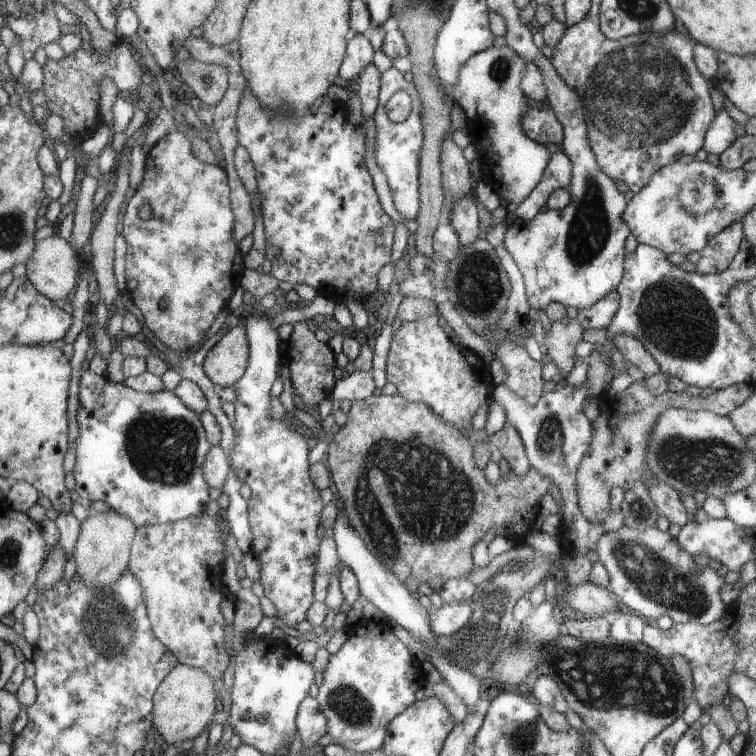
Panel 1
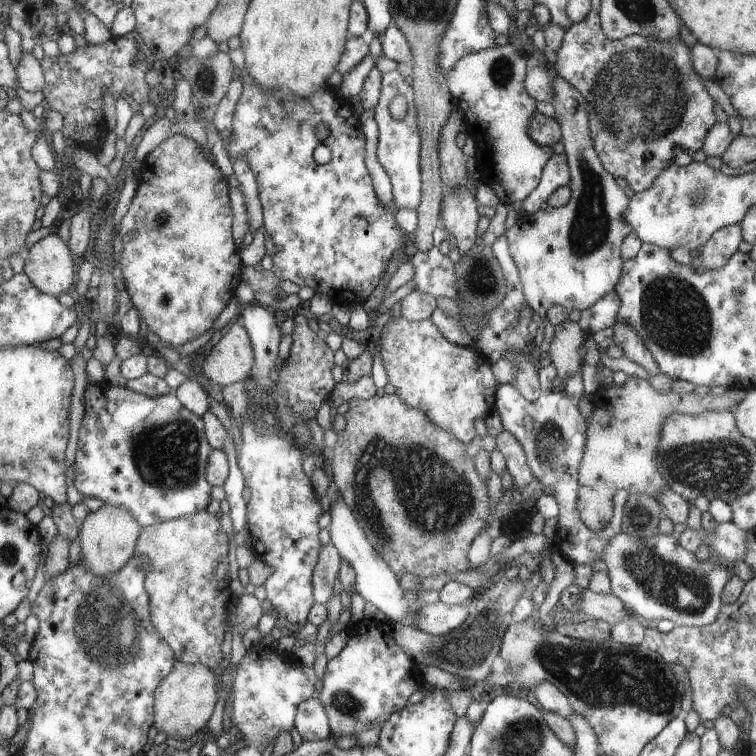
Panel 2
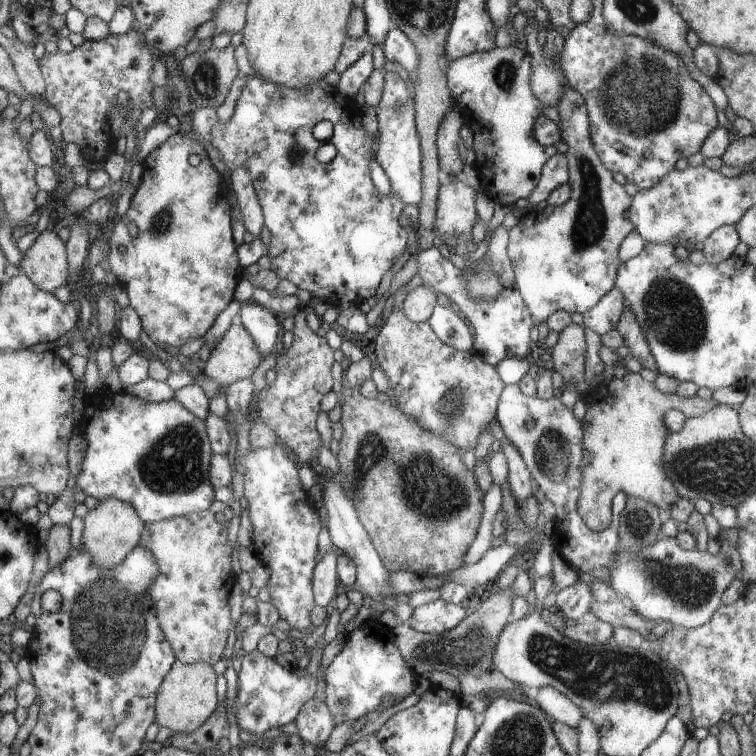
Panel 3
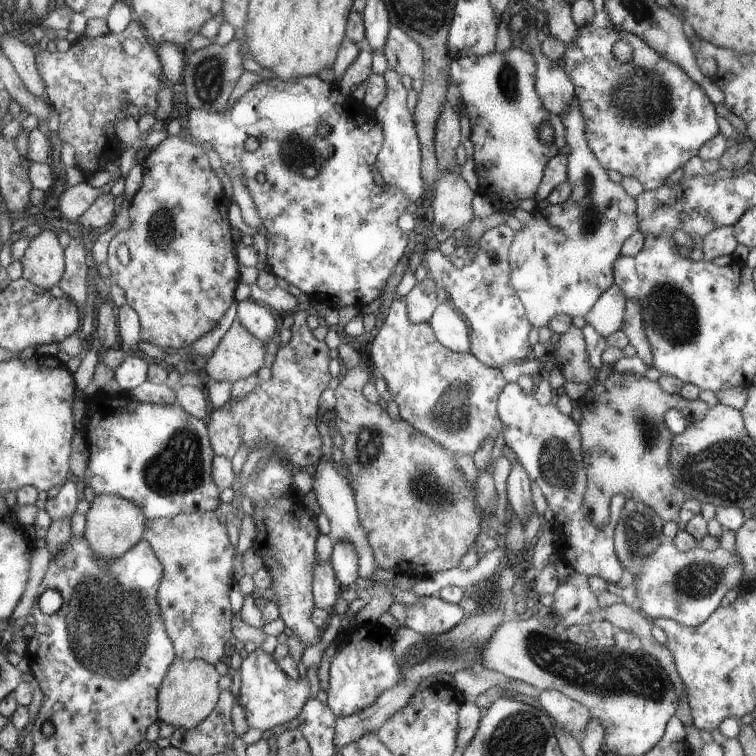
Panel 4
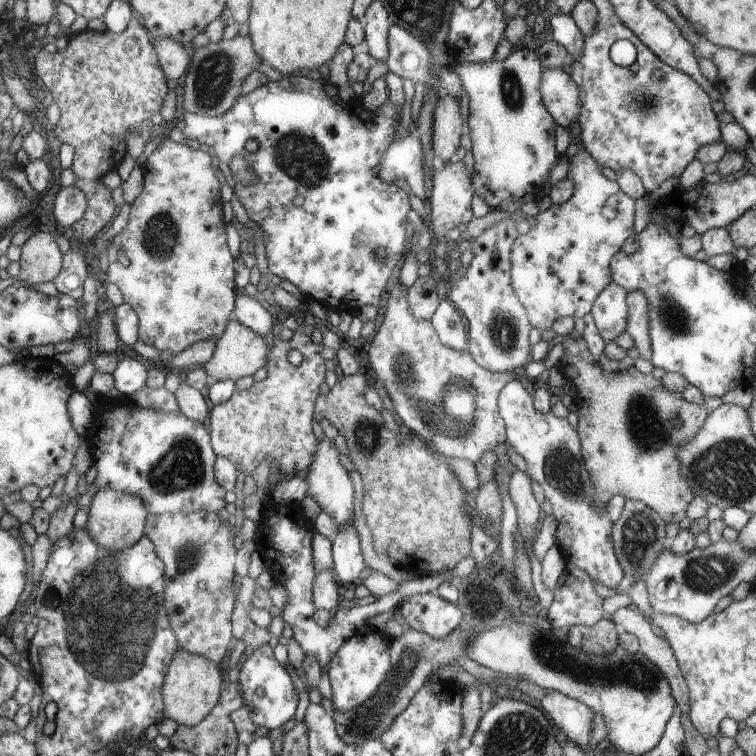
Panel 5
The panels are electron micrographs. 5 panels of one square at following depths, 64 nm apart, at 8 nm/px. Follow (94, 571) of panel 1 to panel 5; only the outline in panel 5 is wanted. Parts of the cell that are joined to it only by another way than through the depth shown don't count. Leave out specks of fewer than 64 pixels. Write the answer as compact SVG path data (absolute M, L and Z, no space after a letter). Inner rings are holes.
M99 489L88 506L85 528L91 532L95 542L108 551L120 551L138 542L145 534L146 519L149 516L143 500L129 493L115 489Z

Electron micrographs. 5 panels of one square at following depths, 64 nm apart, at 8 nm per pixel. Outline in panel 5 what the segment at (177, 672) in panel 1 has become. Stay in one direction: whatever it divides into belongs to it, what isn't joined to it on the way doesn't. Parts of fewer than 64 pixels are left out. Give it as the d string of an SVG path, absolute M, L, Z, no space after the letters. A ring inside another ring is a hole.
M177 649L162 680L163 718L175 720L178 725L194 725L201 722L218 702L219 684L221 674L213 661L197 653Z

